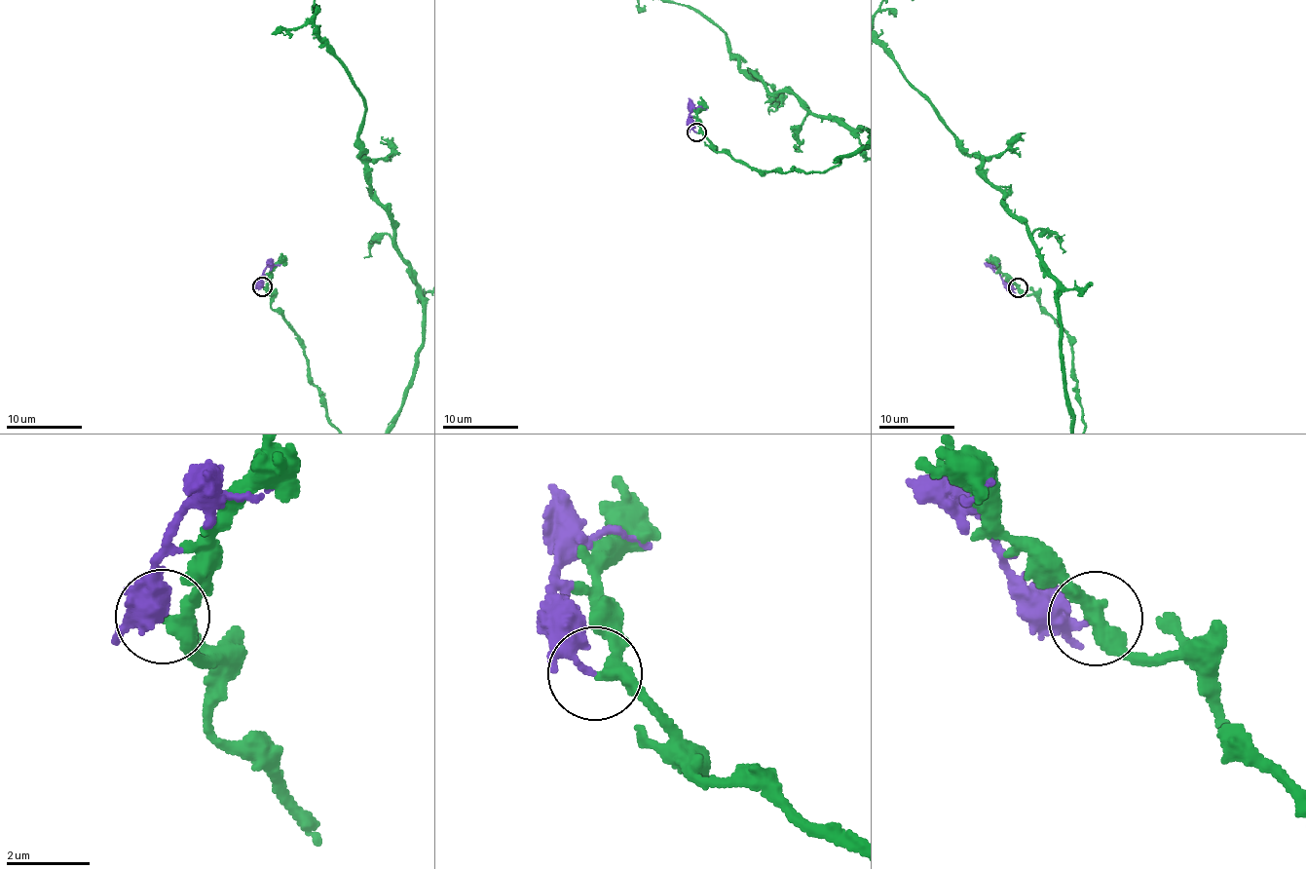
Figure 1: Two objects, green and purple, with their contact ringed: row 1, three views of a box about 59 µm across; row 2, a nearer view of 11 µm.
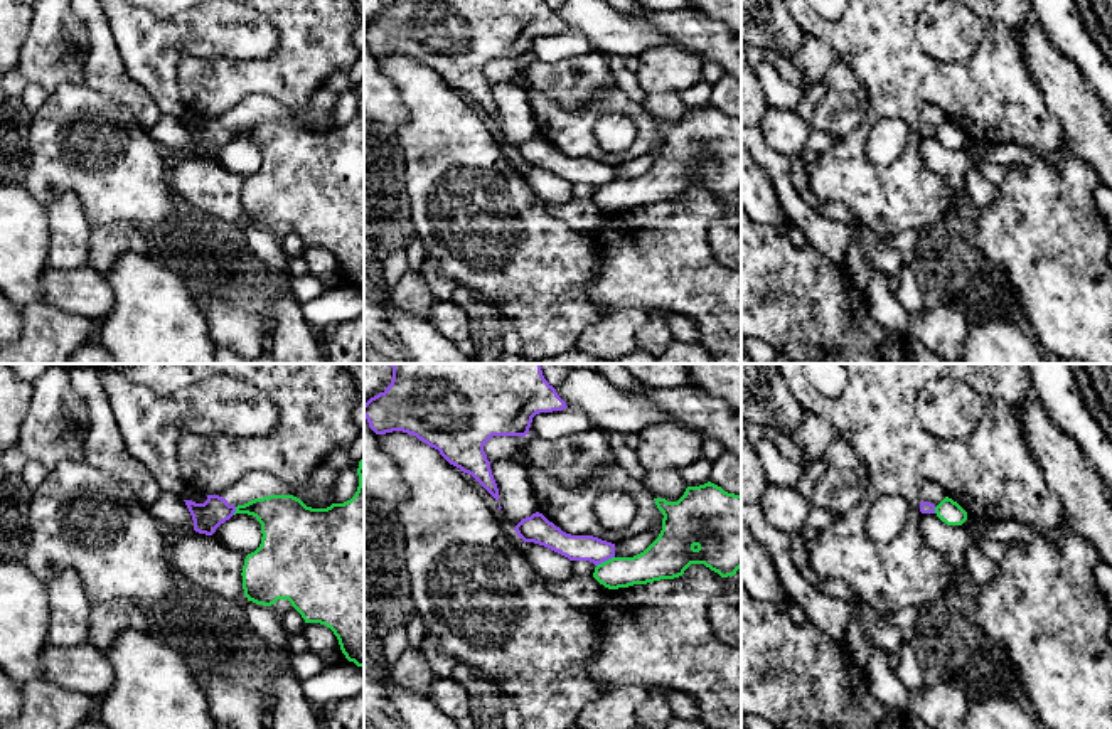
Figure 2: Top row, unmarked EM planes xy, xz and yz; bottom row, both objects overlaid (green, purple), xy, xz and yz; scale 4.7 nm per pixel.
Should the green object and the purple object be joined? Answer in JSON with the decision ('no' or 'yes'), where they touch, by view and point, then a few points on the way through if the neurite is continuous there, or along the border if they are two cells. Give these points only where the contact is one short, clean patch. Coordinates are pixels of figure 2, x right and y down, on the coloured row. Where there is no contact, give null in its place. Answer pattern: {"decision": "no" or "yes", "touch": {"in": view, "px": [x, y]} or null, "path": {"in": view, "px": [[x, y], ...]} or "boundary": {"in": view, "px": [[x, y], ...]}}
{"decision": "no", "touch": {"in": "xz", "px": [605, 561]}, "boundary": {"in": "xz", "px": [[614, 556], [597, 566]]}}

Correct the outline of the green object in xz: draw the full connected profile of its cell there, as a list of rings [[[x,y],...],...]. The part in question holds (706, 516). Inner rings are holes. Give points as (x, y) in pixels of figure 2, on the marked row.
[[[708,482],[687,487],[677,502],[654,498],[662,512],[659,537],[634,557],[612,557],[593,577],[608,589],[674,579],[691,564],[704,564],[721,577],[741,567],[741,495]]]

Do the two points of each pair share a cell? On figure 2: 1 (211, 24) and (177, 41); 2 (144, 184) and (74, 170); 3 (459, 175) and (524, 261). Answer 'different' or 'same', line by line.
1: same
2: same
3: same

